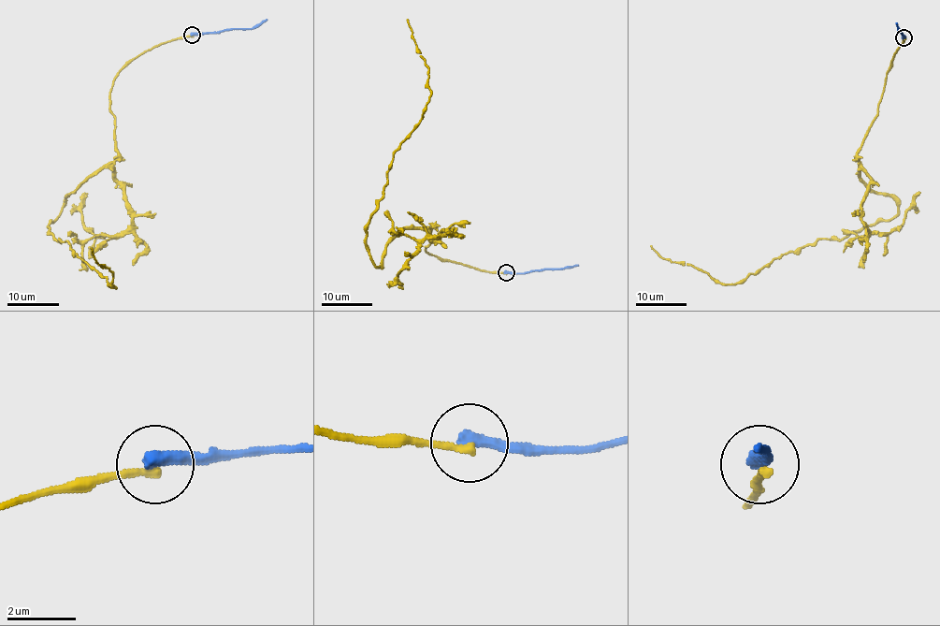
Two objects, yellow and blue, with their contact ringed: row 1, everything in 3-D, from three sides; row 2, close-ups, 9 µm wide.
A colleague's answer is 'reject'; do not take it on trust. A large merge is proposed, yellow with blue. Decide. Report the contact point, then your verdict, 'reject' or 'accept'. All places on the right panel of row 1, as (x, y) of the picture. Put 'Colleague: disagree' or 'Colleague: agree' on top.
Colleague: agree
(903, 37) | reject

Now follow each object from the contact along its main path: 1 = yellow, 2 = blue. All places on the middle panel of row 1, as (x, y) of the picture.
1: (505, 272), (431, 255), (433, 226), (405, 227), (378, 267), (369, 256), (393, 152), (431, 94), (407, 20)
2: (505, 272), (578, 265)

